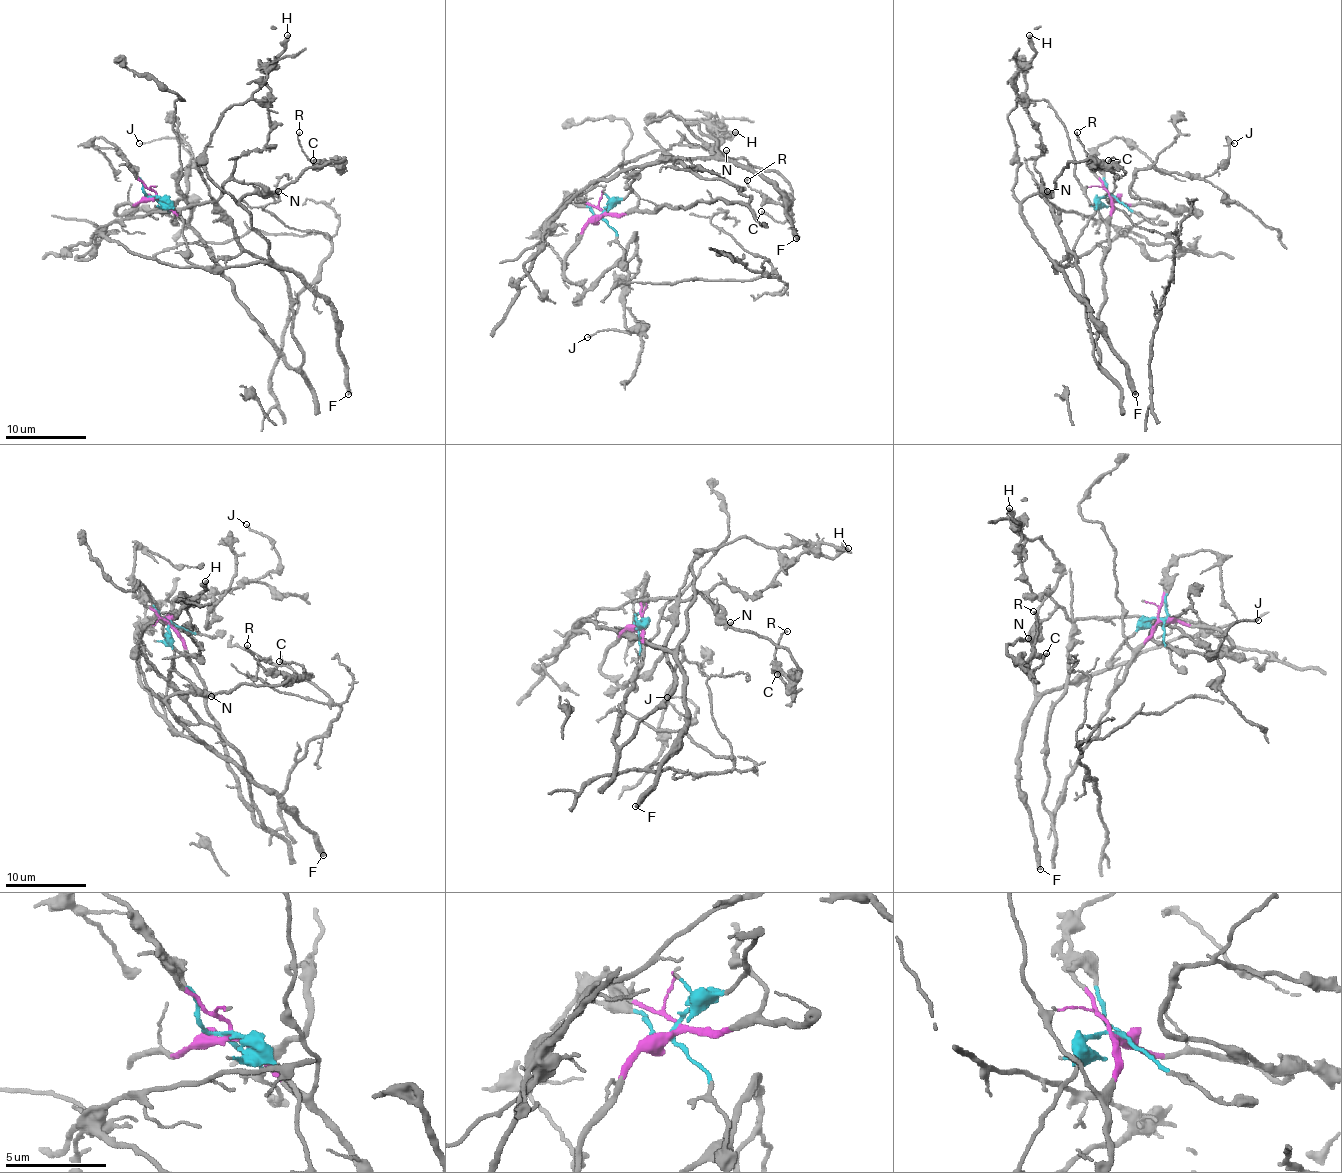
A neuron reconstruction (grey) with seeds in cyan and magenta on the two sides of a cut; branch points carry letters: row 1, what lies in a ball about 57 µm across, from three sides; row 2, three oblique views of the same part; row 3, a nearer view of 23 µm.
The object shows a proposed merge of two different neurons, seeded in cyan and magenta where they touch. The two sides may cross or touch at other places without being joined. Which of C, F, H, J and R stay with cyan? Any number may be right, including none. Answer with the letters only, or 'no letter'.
C, F, H, R

